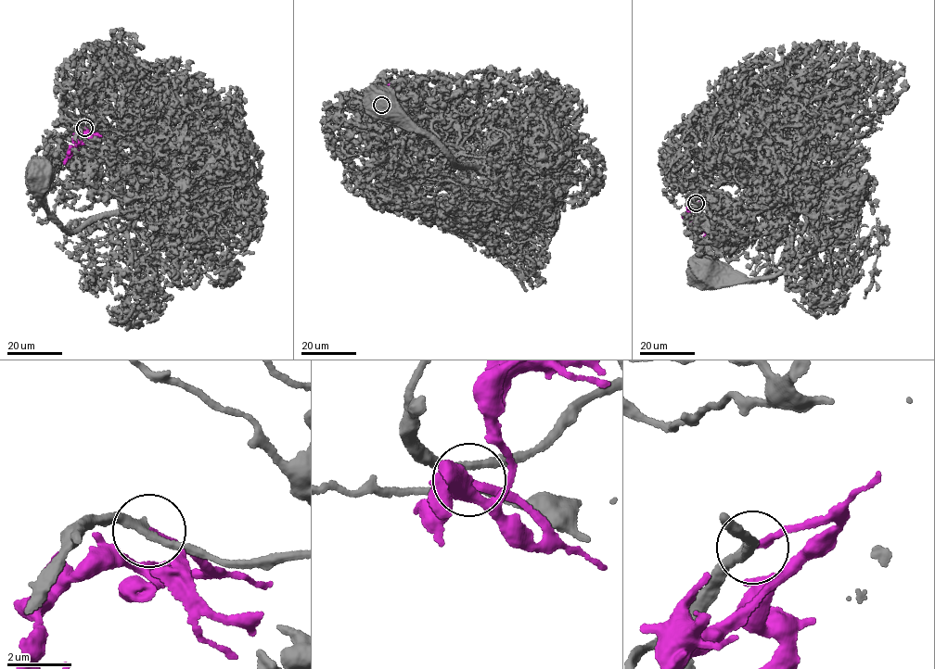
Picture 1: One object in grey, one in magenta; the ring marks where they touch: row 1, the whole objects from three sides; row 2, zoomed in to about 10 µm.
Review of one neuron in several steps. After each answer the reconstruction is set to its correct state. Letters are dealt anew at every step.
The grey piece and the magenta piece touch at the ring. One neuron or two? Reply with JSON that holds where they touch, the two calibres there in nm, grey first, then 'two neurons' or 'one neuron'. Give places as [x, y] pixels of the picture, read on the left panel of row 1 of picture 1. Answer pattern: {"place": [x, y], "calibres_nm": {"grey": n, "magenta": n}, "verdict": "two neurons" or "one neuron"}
{"place": [84, 128], "calibres_nm": {"grey": 200, "magenta": 240}, "verdict": "one neuron"}

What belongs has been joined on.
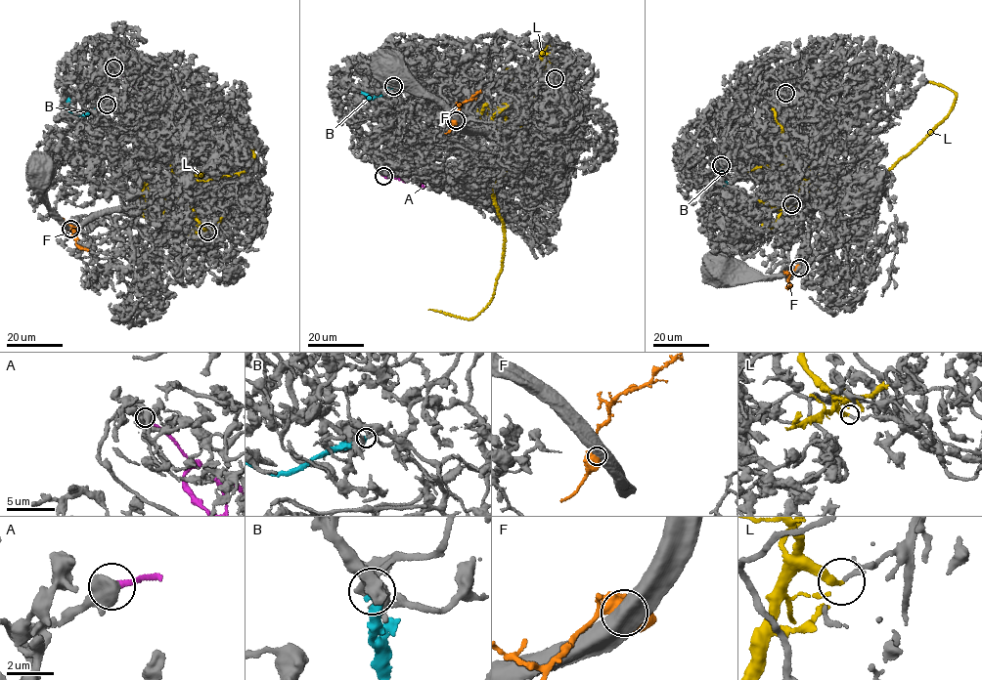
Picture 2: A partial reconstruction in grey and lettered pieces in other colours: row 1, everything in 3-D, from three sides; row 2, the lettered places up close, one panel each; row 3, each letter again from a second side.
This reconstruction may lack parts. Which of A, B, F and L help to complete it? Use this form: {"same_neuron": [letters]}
{"same_neuron": []}

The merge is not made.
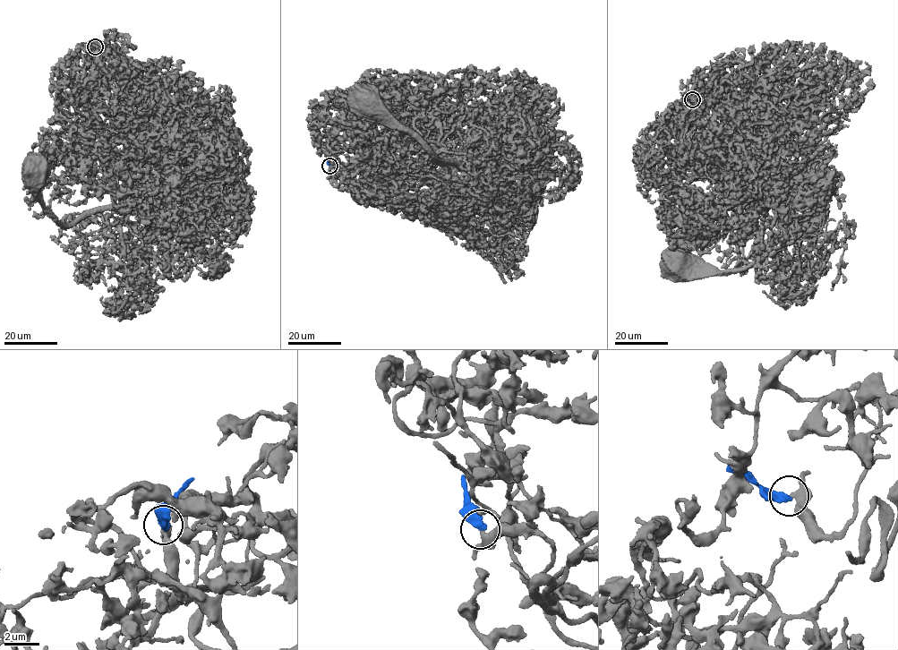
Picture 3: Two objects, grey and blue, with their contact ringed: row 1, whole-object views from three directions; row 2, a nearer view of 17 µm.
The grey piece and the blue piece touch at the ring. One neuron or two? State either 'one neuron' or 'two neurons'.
two neurons

